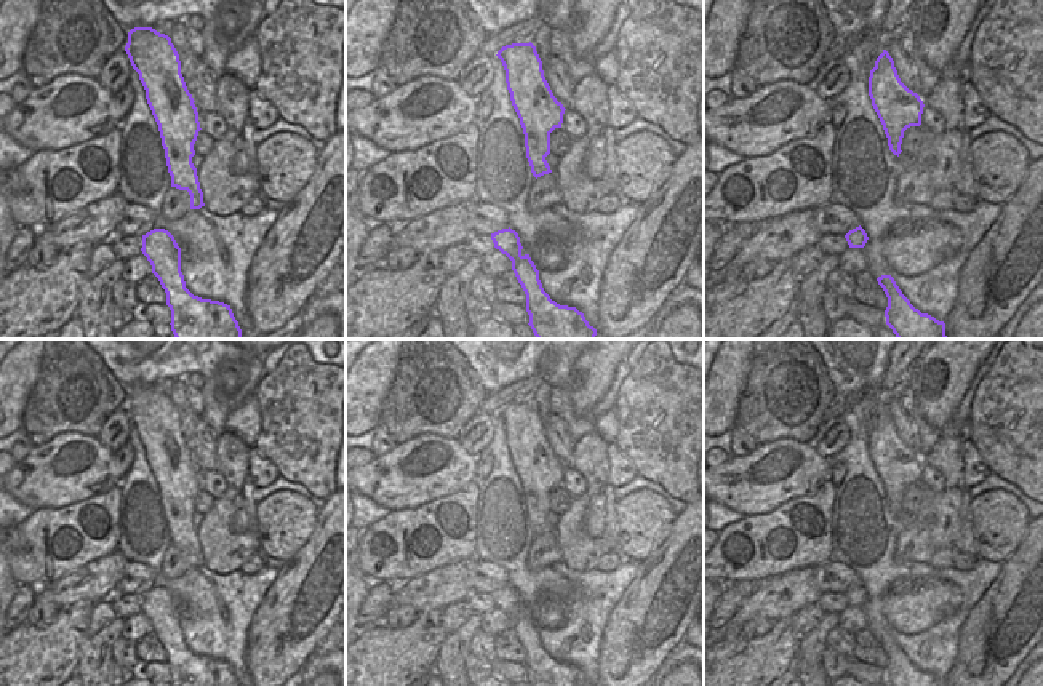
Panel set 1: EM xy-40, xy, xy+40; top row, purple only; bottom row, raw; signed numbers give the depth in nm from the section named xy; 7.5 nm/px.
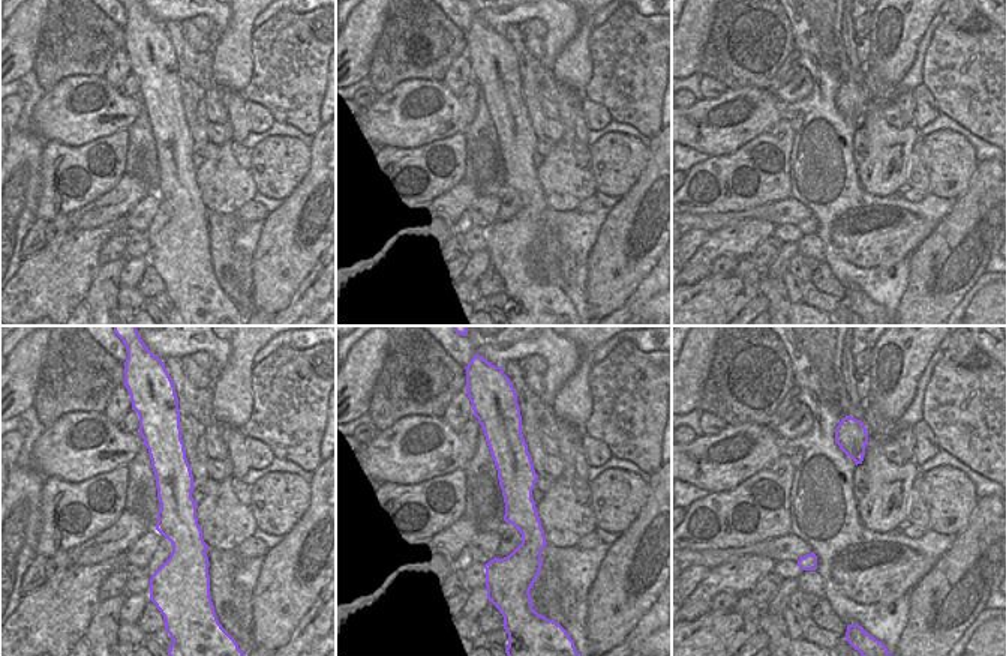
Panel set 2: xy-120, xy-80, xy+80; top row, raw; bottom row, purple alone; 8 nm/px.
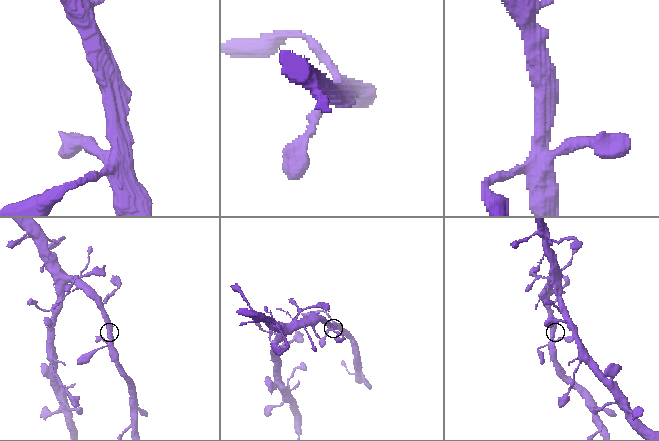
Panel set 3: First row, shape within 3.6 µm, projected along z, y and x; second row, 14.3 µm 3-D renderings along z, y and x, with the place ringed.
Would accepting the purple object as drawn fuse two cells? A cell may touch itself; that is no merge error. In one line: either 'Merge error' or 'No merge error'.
No merge error.

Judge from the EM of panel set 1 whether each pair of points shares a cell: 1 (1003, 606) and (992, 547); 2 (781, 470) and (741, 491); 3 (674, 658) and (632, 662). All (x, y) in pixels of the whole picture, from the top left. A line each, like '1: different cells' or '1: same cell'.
1: different cells
2: same cell
3: different cells

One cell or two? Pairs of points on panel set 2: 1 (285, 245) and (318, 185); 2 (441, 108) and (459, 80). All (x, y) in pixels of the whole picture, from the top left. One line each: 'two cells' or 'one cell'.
1: one cell
2: two cells

